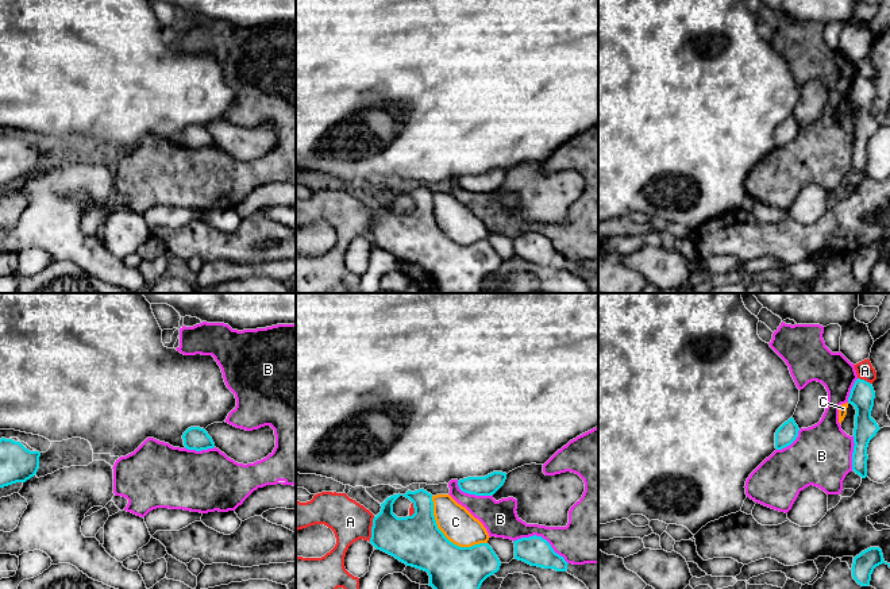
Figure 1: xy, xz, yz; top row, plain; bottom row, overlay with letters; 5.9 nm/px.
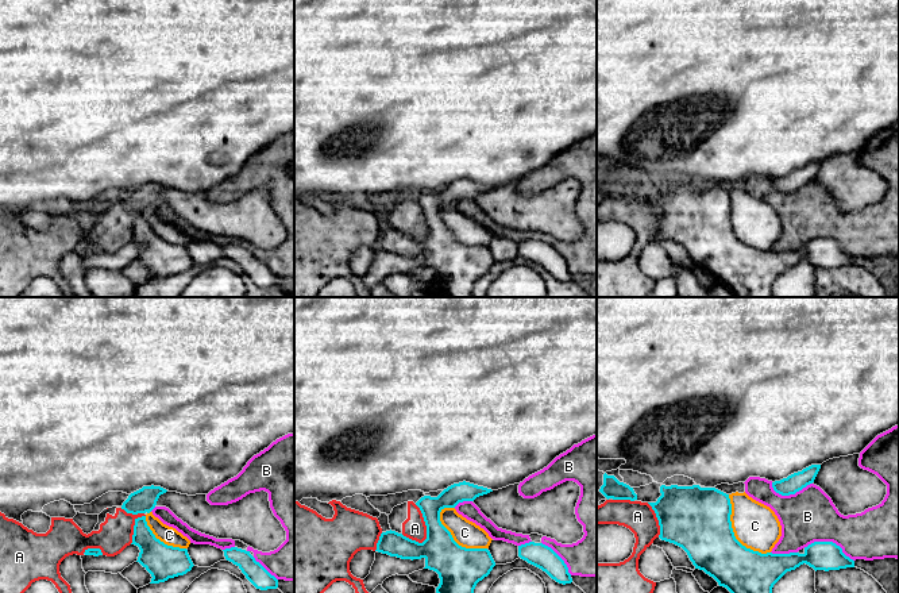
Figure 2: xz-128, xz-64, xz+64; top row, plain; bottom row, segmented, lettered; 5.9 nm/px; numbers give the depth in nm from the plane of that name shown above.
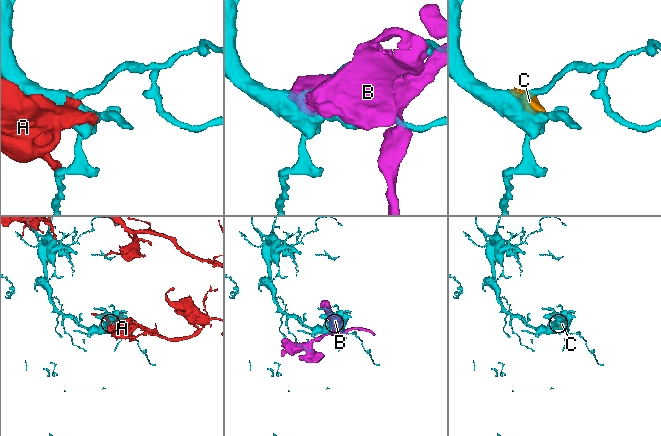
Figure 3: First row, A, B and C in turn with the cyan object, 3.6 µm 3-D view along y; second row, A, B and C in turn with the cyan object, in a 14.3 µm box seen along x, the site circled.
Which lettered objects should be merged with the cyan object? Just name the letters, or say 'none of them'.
none of them

